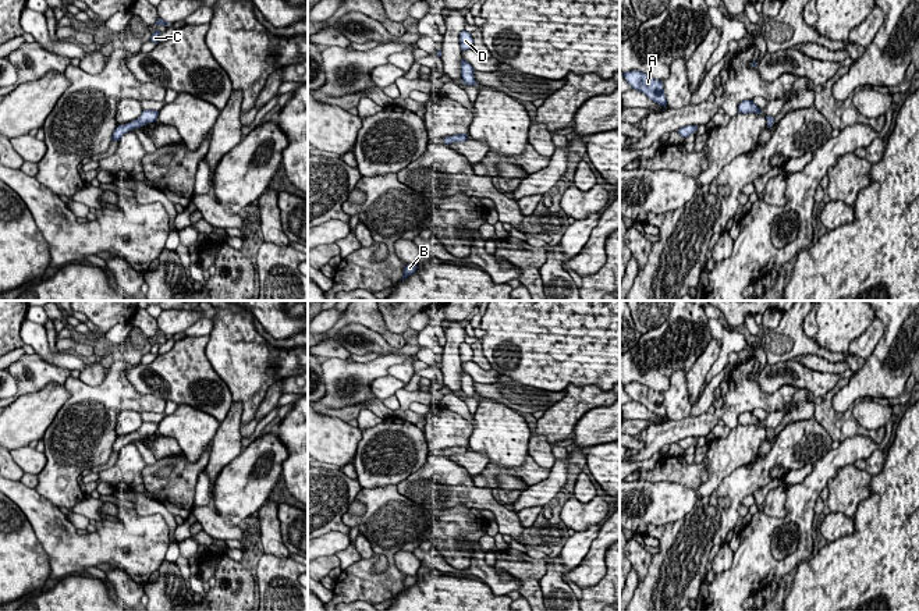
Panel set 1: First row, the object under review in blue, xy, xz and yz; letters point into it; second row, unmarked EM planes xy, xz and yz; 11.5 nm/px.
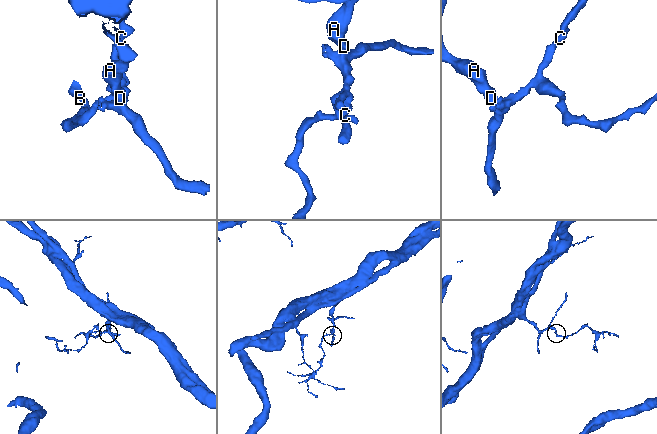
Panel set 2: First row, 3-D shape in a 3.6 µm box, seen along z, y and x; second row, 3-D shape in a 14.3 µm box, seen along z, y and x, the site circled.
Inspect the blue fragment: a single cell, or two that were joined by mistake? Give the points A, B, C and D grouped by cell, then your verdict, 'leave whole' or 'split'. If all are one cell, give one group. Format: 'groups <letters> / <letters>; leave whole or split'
groups A B C D; leave whole

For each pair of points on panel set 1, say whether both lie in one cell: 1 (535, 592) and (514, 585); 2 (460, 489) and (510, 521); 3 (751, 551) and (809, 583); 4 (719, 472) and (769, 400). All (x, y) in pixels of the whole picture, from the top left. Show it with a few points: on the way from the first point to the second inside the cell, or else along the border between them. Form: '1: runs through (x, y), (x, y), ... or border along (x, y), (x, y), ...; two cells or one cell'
1: border along (495, 568), (499, 572), (513, 575), (521, 588); two cells
2: runs through (472, 497), (483, 498), (497, 510); one cell
3: border along (805, 560), (795, 567); two cells
4: border along (738, 425), (731, 429); two cells

